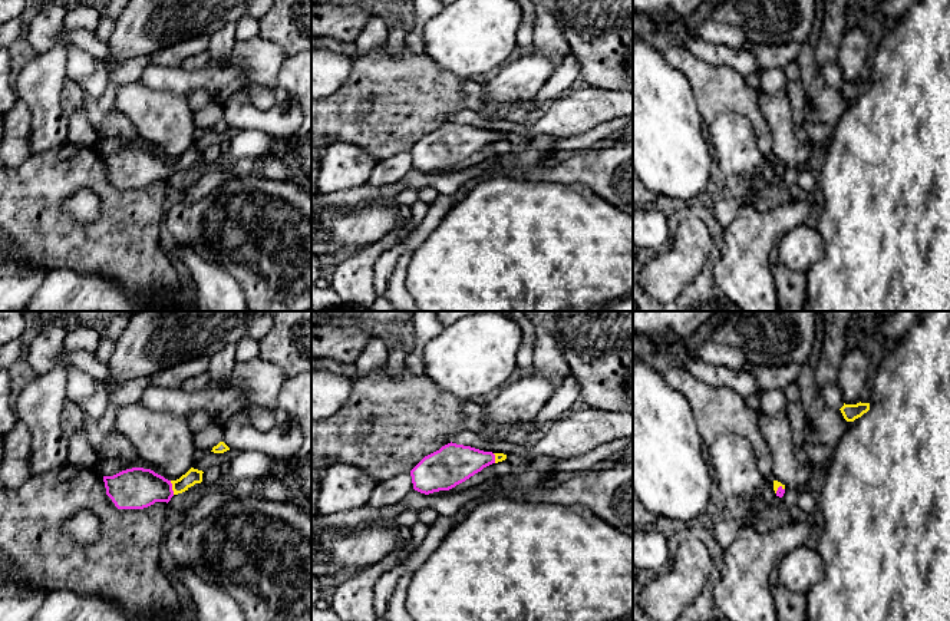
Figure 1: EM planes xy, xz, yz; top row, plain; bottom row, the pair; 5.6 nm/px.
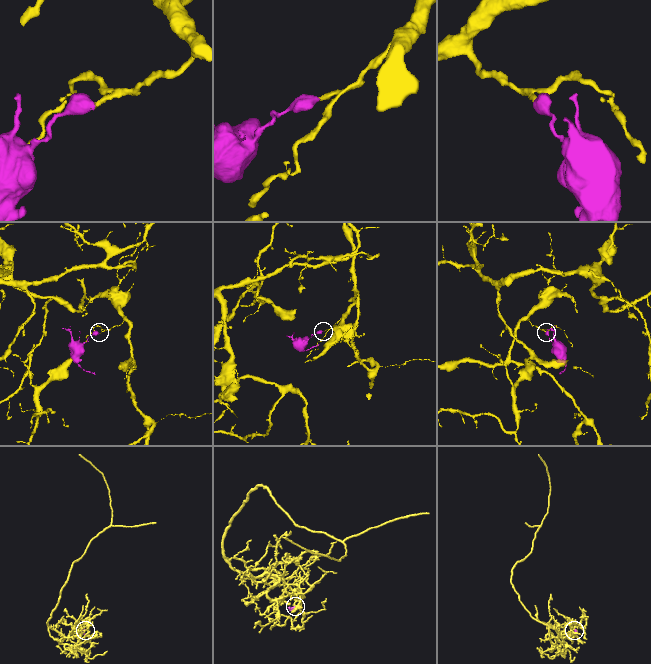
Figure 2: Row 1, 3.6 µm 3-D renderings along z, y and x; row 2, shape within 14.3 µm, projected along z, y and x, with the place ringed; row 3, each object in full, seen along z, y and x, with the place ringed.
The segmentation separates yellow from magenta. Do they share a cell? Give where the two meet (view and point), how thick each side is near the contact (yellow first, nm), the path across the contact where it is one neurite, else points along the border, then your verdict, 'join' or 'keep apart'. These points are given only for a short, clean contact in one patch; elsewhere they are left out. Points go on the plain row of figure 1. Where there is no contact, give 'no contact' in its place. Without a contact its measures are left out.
xy (172, 167) | 90/240 nm | across xy (193, 155), (172, 167), (137, 167) | join

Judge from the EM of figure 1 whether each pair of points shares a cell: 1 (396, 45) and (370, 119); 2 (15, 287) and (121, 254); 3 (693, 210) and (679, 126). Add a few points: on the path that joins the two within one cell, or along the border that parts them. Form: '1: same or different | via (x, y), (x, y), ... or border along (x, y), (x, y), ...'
1: different | border along (405, 45), (395, 53), (385, 48)
2: different | border along (48, 270), (23, 268), (15, 274)
3: different | border along (682, 202), (690, 204)

